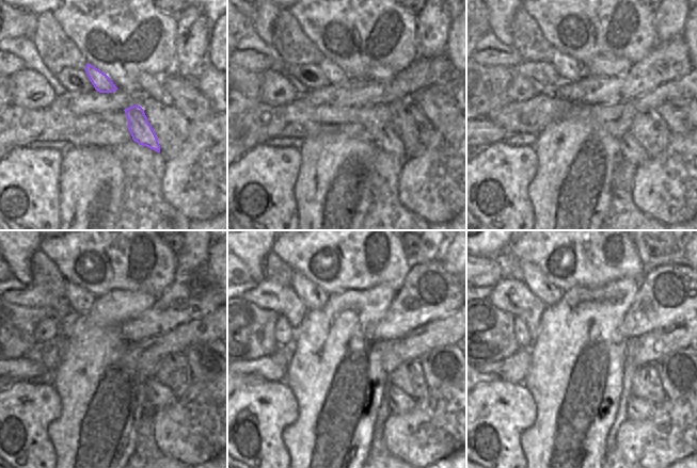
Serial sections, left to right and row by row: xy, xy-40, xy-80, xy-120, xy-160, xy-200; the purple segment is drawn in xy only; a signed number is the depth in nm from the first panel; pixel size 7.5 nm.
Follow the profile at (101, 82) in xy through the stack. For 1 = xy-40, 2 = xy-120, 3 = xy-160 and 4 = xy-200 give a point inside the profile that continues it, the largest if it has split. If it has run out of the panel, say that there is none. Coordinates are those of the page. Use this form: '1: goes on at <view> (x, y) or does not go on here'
1: goes on at xy-40 (336, 76)
2: goes on at xy-120 (80, 301)
3: goes on at xy-160 (315, 299)
4: goes on at xy-200 (534, 278)

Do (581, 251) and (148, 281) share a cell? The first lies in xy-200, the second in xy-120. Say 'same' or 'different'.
same

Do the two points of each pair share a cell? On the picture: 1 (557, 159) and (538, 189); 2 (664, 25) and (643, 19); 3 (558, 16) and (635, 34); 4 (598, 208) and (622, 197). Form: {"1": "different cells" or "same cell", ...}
{"1": "same cell", "2": "different cells", "3": "same cell", "4": "different cells"}

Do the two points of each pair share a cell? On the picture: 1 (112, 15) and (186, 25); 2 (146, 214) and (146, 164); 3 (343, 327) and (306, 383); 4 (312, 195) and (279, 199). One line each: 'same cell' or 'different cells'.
1: different cells
2: same cell
3: same cell
4: different cells

